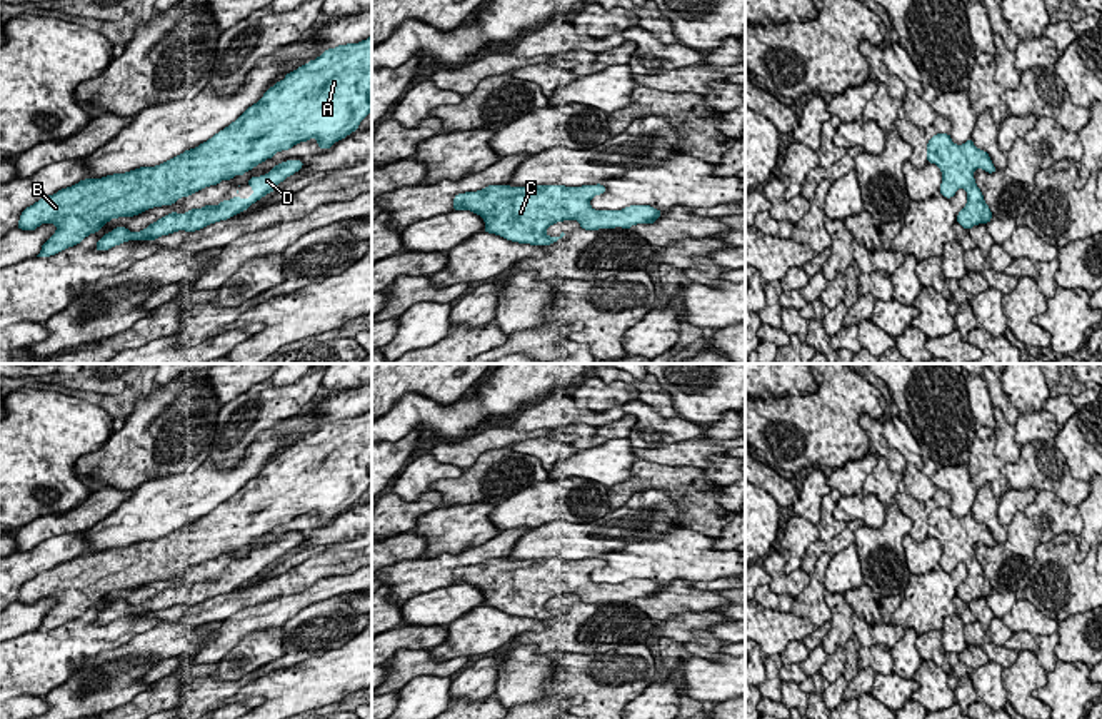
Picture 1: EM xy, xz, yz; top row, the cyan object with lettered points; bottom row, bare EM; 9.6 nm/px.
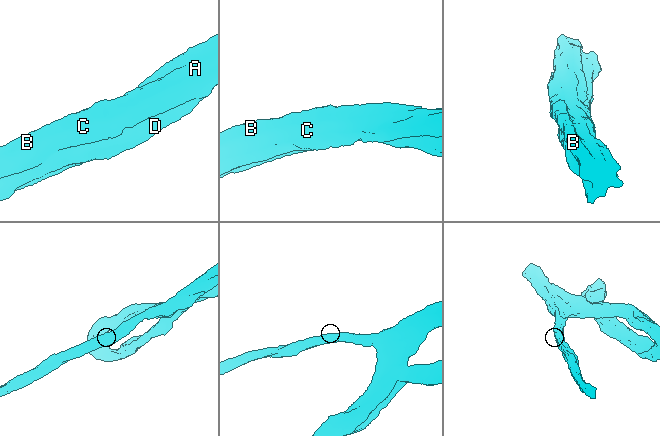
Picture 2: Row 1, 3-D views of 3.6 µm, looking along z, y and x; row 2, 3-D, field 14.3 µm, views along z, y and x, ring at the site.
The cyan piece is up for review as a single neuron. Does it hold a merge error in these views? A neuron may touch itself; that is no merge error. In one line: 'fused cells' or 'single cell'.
single cell

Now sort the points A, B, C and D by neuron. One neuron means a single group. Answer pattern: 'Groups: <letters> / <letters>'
Groups: A B C D

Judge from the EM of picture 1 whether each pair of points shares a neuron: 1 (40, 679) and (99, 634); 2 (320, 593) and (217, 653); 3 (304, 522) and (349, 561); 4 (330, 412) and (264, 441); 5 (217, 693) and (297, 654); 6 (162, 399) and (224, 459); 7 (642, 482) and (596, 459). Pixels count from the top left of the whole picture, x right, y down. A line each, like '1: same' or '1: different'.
1: same
2: same
3: different
4: different
5: same
6: different
7: different

